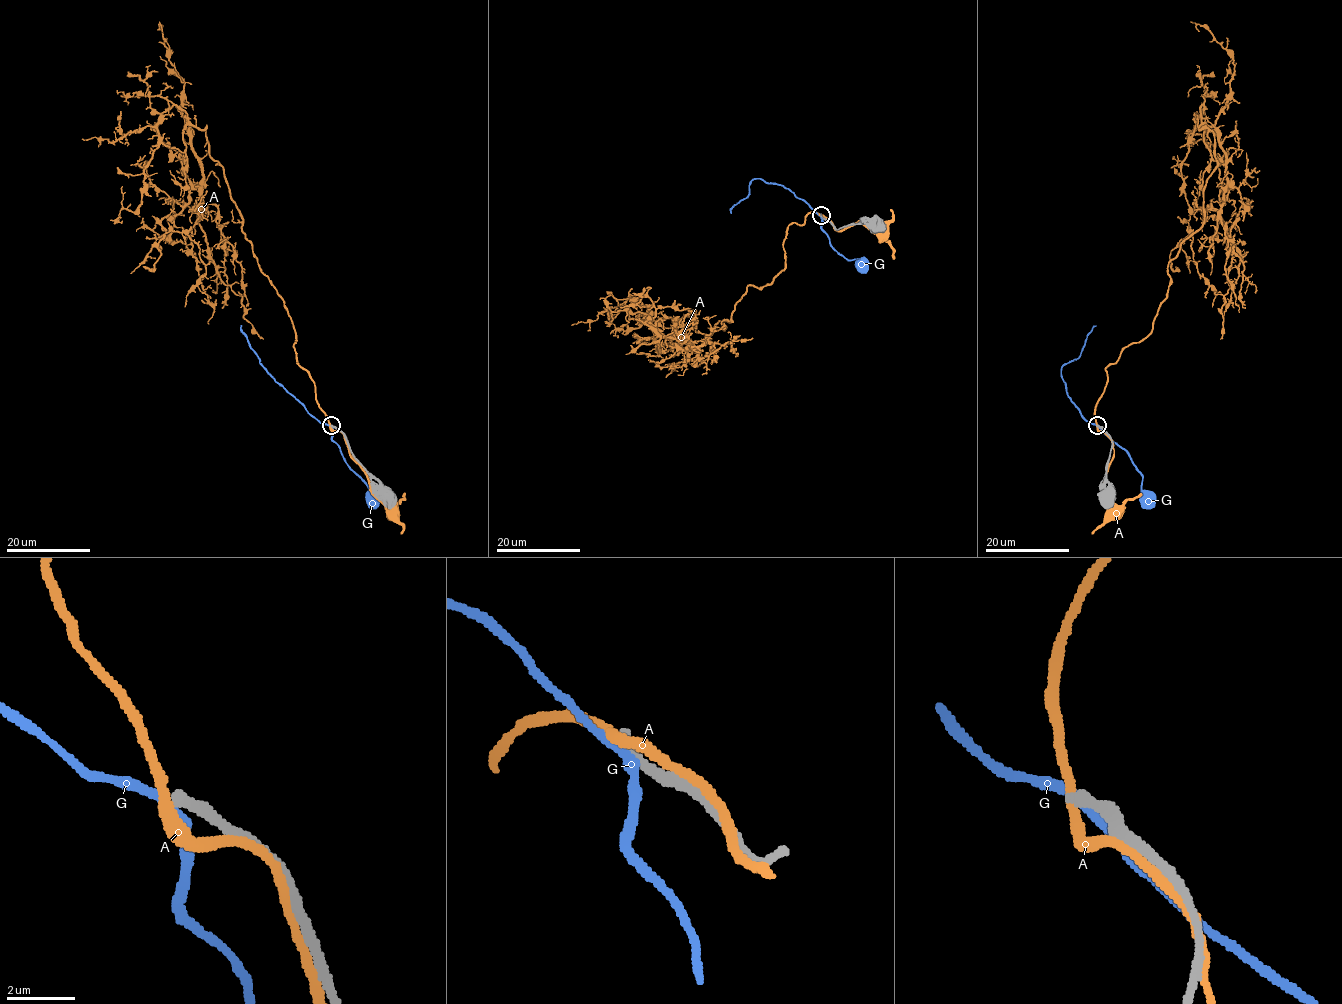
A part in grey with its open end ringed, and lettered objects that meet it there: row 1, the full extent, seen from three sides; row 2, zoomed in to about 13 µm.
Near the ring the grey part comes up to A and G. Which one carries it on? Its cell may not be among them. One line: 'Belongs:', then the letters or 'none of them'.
Belongs: none of them

